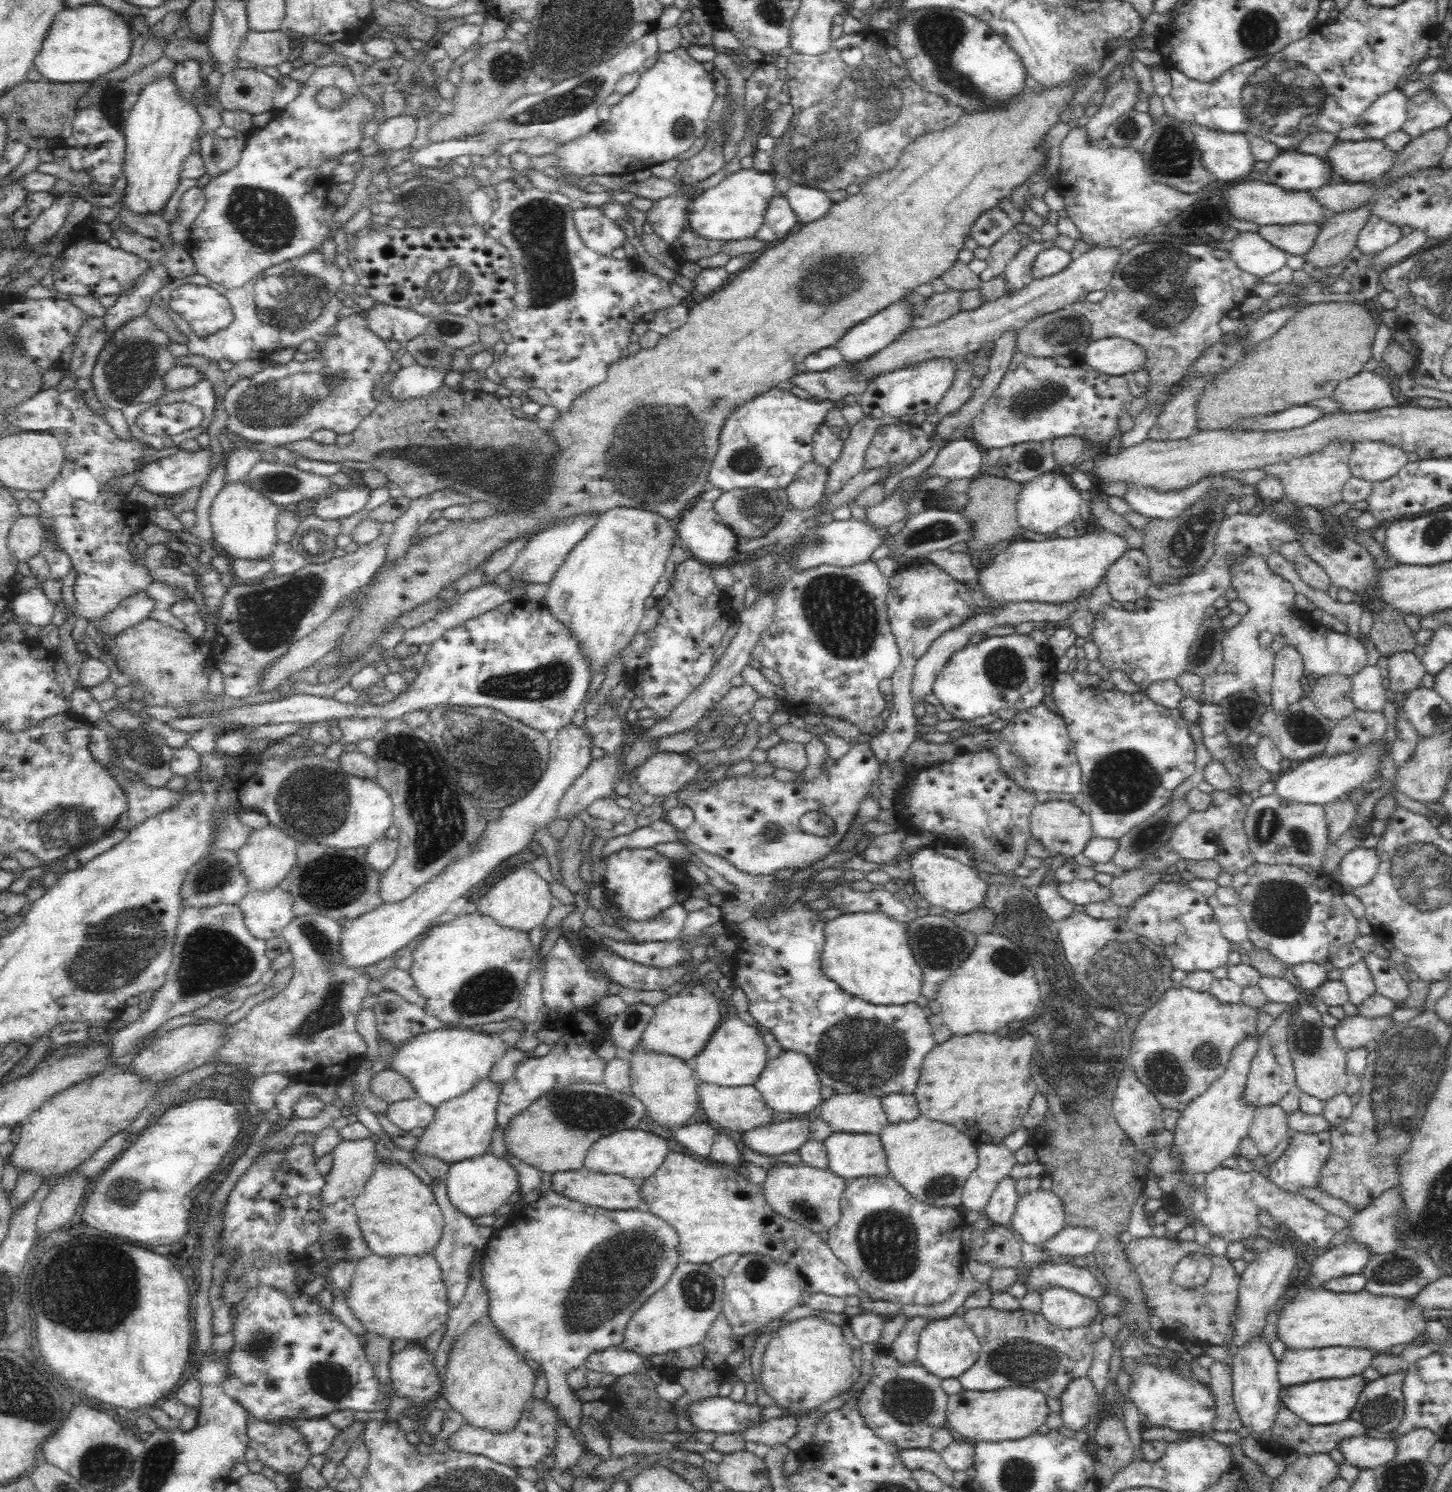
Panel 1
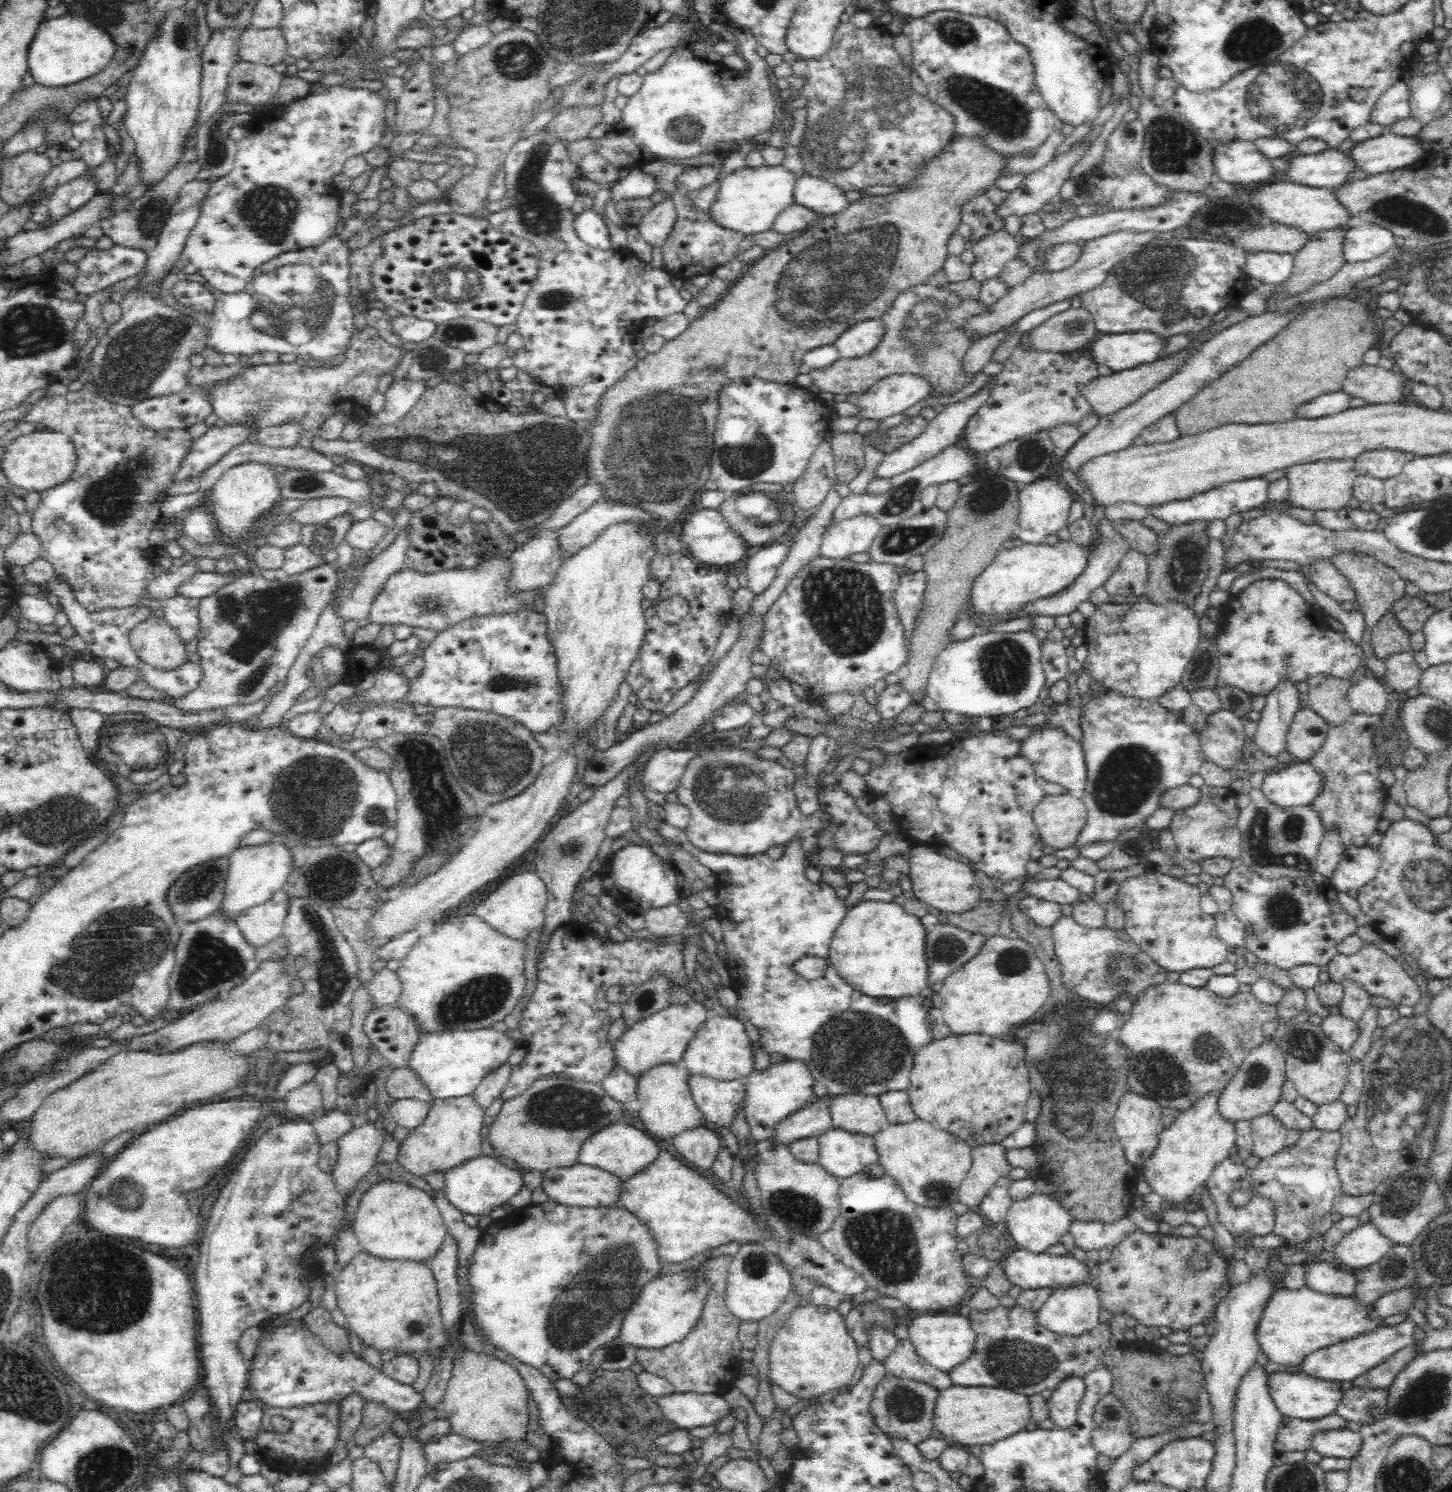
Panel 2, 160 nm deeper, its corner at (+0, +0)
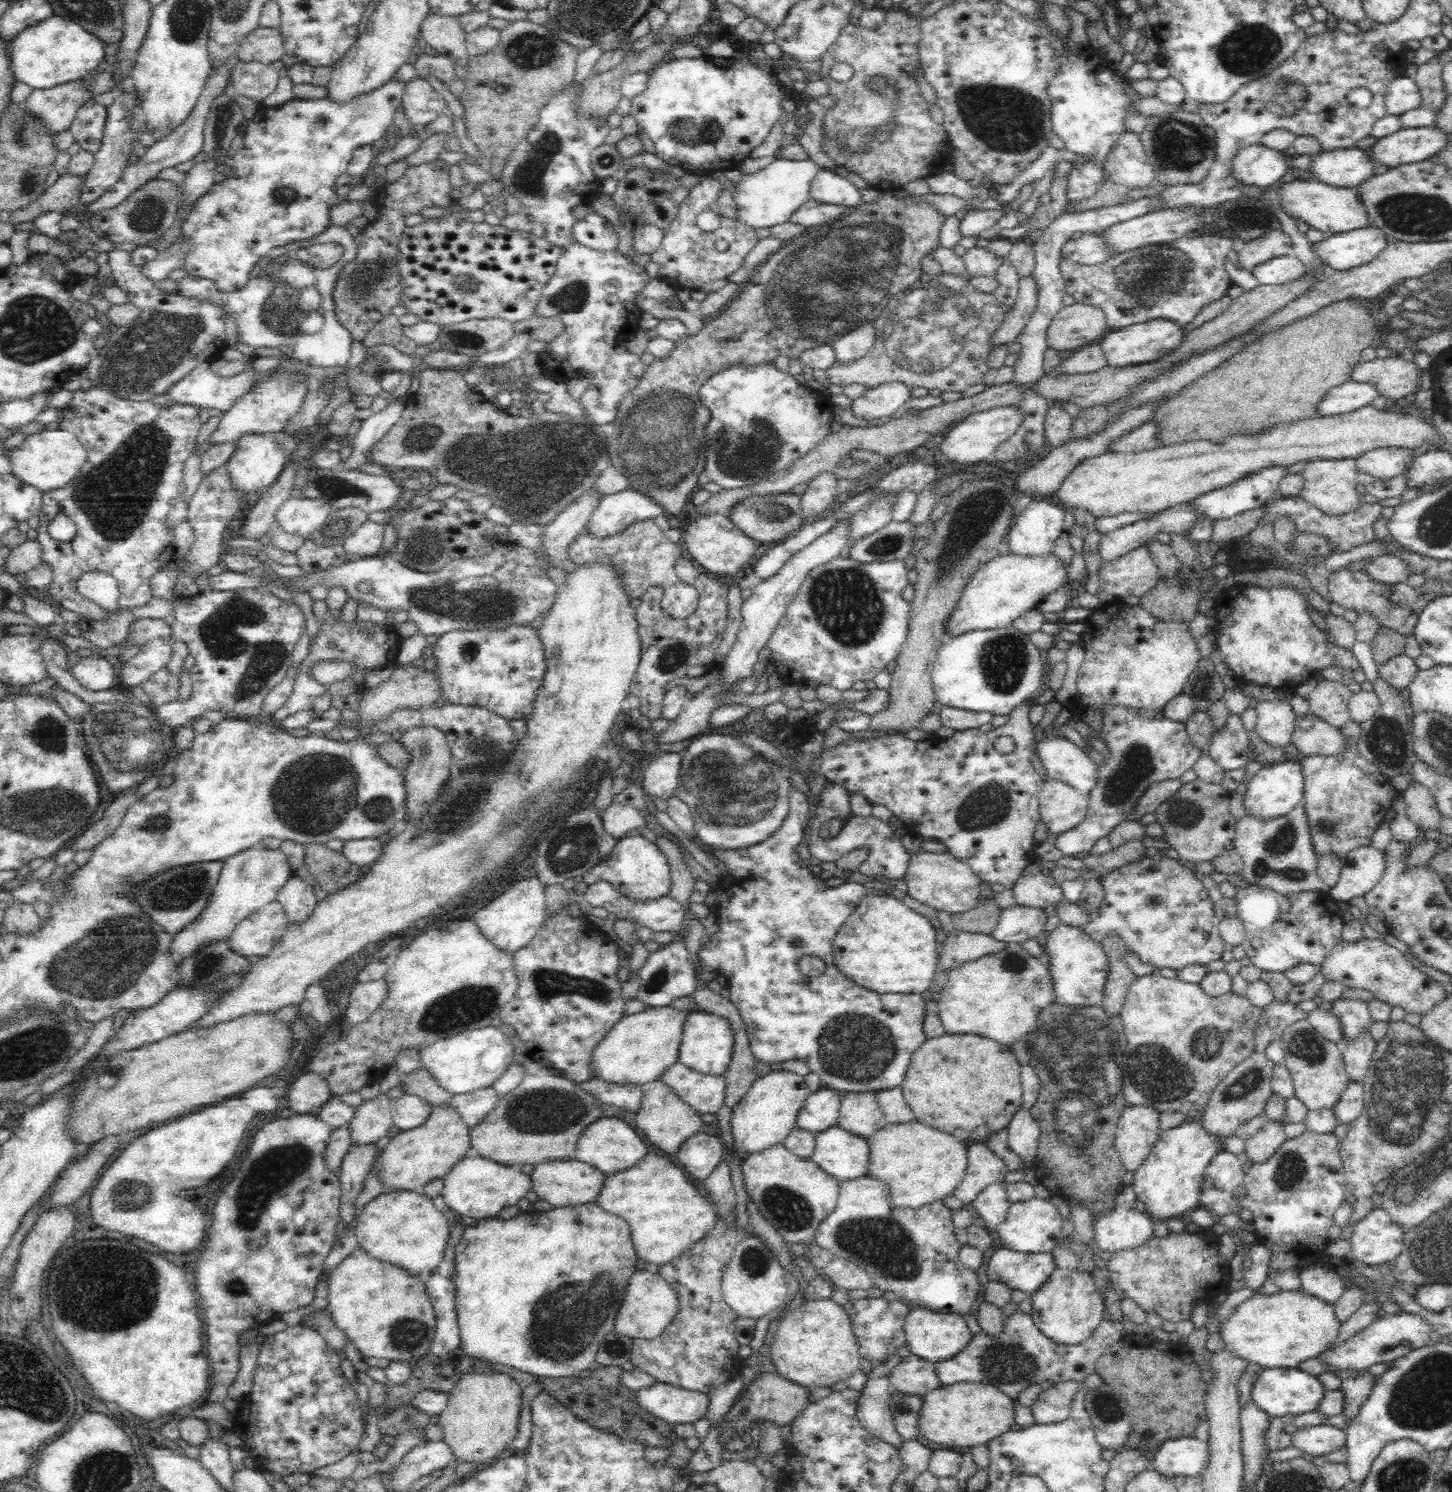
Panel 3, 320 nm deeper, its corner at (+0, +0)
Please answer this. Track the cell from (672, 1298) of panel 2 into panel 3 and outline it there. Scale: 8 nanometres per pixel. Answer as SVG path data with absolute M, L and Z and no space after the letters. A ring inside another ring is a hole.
M653 1268L637 1269L624 1286L624 1298L620 1302L620 1308L616 1312L614 1320L614 1332L629 1336L630 1338L656 1338L672 1322L678 1310L676 1293Z

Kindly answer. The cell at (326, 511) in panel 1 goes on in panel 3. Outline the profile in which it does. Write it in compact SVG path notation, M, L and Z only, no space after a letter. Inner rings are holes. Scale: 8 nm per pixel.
M292 497L274 512L274 524L288 534L308 539L322 526L331 511L330 505L323 500Z

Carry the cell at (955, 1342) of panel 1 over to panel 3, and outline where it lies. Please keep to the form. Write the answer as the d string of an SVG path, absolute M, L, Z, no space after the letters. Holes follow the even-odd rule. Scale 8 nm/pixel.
M924 1306L909 1310L903 1326L907 1338L906 1346L917 1357L930 1362L942 1362L958 1354L973 1337L966 1325L966 1319L956 1313L934 1311Z

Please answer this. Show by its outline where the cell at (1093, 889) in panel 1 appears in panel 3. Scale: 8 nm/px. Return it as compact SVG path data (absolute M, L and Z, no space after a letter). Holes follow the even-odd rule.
M1039 857L1028 864L1013 886L1016 905L1025 908L1044 909L1058 903L1062 898L1062 889L1052 876L1045 876L1040 871L1043 860Z

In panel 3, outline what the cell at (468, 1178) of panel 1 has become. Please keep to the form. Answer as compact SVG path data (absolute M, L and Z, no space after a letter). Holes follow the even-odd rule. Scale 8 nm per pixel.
M469 1155L460 1160L446 1174L441 1196L450 1210L459 1216L474 1219L496 1217L502 1208L516 1206L519 1200L531 1190L531 1177L524 1174L518 1166L504 1166L480 1155Z

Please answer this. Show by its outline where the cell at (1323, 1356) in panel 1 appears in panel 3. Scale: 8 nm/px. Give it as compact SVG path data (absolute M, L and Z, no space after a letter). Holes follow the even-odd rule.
M1400 1311L1396 1314L1386 1314L1376 1318L1360 1333L1352 1336L1335 1349L1326 1351L1322 1356L1322 1362L1328 1362L1340 1370L1364 1370L1372 1364L1387 1363L1395 1358L1408 1354L1411 1350L1422 1348L1431 1343L1429 1340L1431 1326L1419 1314Z

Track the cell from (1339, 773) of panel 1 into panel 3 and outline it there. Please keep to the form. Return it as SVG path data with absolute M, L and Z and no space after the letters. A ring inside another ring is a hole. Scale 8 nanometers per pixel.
M1296 759L1263 767L1256 774L1248 776L1246 784L1242 799L1245 812L1260 820L1284 816L1303 800L1303 773L1300 761Z

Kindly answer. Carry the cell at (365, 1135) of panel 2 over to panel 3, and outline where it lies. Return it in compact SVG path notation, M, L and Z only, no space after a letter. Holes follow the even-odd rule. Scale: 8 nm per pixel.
M380 1093L375 1098L364 1100L355 1110L355 1118L350 1120L352 1143L356 1145L375 1144L386 1137L393 1126L393 1101L386 1093Z

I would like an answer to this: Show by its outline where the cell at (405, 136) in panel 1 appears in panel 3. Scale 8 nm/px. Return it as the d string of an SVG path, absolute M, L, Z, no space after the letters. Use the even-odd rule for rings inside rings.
M416 77L406 83L401 106L406 118L420 128L445 112L447 103L426 79Z

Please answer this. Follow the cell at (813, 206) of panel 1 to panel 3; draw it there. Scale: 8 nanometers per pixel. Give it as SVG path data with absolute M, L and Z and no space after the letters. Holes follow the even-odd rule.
M821 169L812 182L811 198L823 204L856 208L863 204L860 190L834 170Z

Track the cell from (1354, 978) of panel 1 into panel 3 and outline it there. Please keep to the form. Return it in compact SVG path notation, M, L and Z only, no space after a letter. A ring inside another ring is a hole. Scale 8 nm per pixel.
M1336 999L1332 1002L1331 1011L1340 1021L1342 1041L1347 1043L1363 1033L1373 1021L1366 1001L1352 999Z

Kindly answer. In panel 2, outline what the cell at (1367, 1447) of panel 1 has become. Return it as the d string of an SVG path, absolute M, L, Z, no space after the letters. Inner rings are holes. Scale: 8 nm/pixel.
M1346 1427L1334 1430L1318 1430L1310 1436L1310 1448L1322 1457L1352 1458L1360 1450L1362 1437L1358 1431Z

